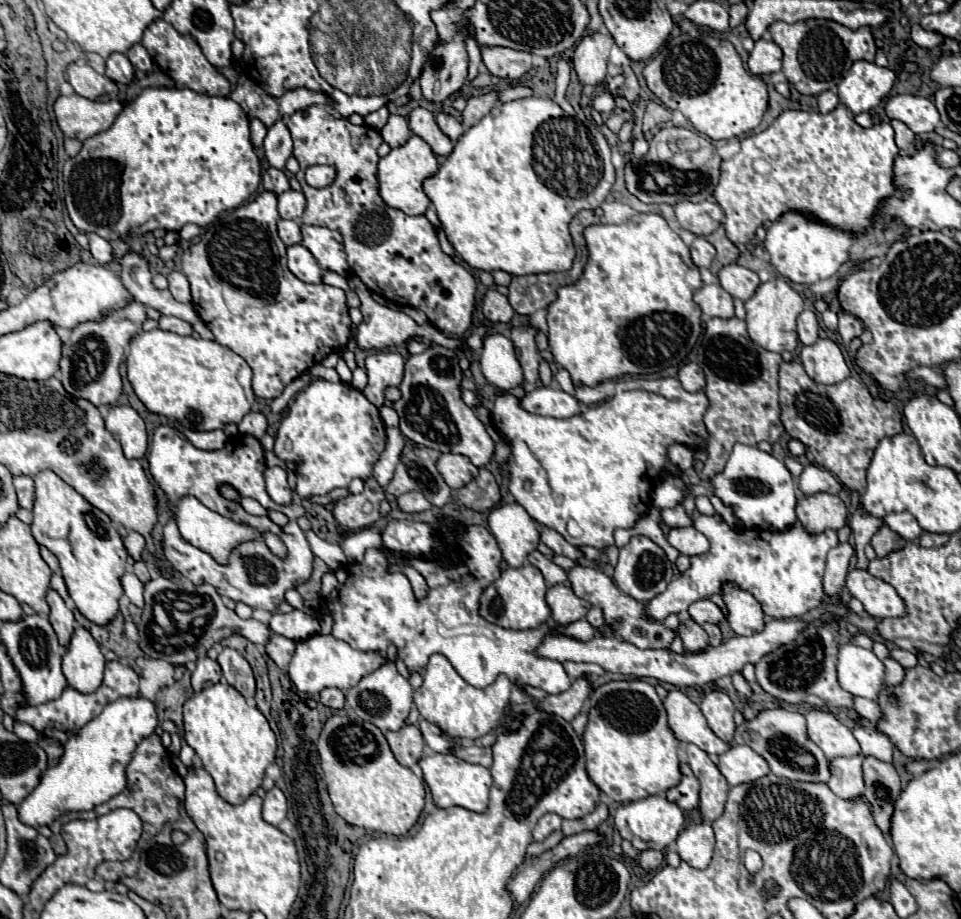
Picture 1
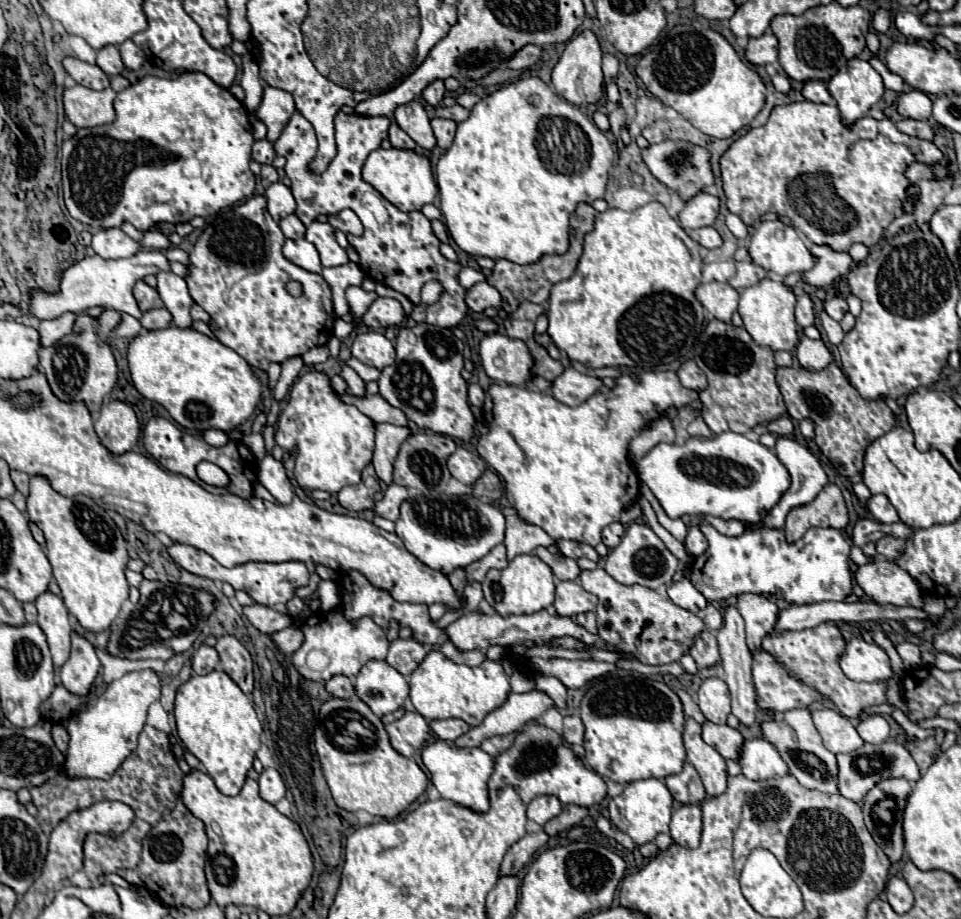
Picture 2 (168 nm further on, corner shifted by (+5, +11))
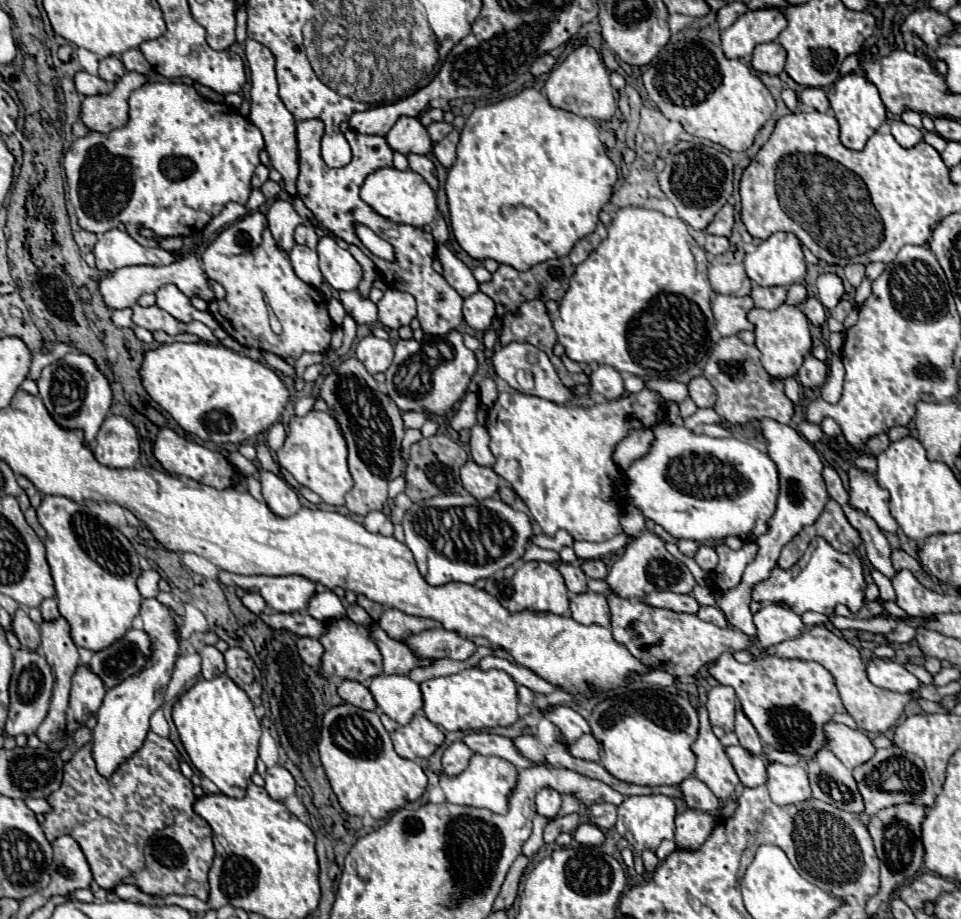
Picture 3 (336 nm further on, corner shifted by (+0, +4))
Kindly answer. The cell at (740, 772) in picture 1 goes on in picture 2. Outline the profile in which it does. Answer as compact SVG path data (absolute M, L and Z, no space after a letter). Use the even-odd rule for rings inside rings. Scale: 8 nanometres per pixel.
M767 739L745 741L739 765L743 769L743 775L755 781L779 779L789 775L787 763L779 757L779 751Z

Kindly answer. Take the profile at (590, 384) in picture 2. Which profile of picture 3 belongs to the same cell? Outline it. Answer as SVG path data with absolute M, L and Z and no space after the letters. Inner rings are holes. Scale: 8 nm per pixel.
M600 366L590 374L590 396L602 394L608 400L616 400L624 394L624 384L620 374L612 366Z

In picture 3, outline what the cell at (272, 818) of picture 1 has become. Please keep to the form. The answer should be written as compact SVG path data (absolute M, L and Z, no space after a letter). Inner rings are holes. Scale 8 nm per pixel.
M274 766L274 768L268 768L266 774L264 774L264 780L266 780L266 786L264 790L268 792L268 796L272 800L278 800L278 802L284 802L288 796L294 794L294 778L290 776L290 772L282 766Z

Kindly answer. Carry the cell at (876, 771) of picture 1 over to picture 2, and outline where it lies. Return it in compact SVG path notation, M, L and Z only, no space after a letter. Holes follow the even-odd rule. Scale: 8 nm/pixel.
M887 779L881 781L875 789L871 789L863 801L863 815L865 815L865 827L869 829L875 843L883 849L883 853L889 857L891 863L901 861L905 849L903 849L903 805L907 803L907 797L911 795L913 785L905 779Z

